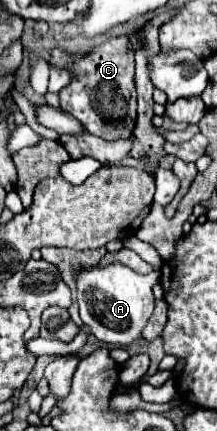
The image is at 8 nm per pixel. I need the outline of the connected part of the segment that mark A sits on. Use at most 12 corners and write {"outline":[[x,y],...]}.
{"outline":[[119,261],[77,271],[83,323],[129,345],[153,313],[153,285]]}

